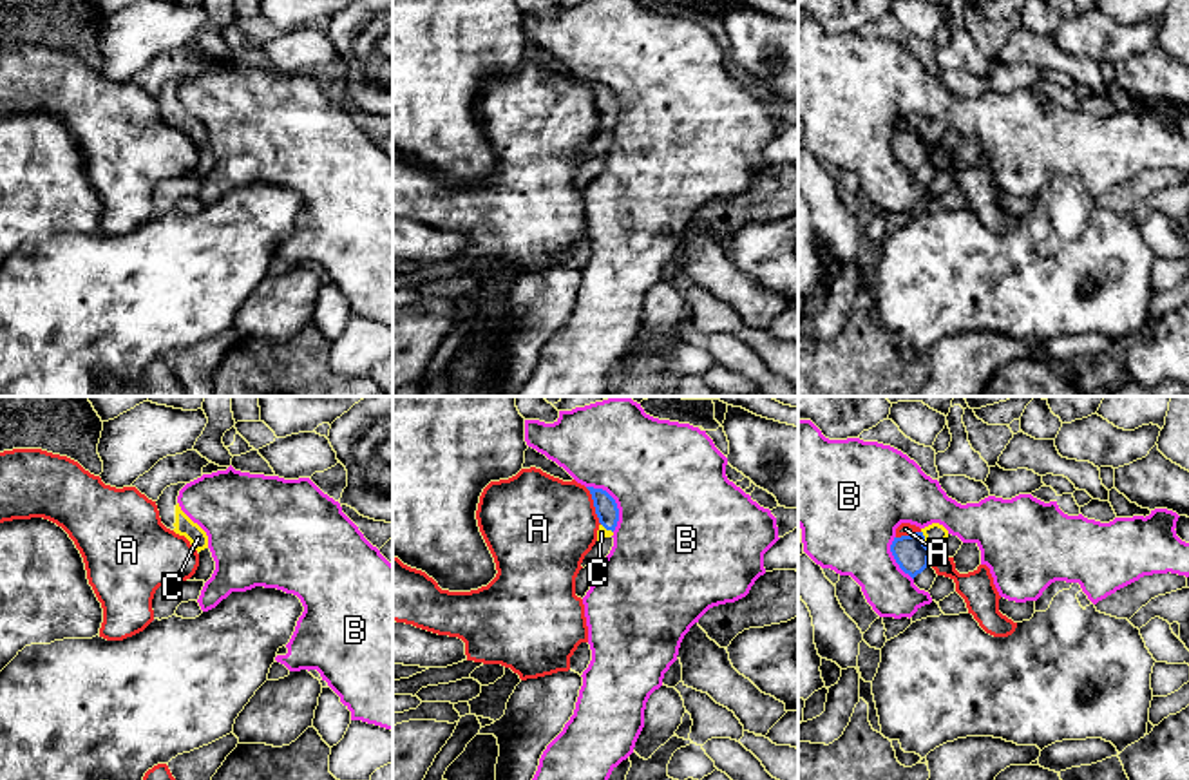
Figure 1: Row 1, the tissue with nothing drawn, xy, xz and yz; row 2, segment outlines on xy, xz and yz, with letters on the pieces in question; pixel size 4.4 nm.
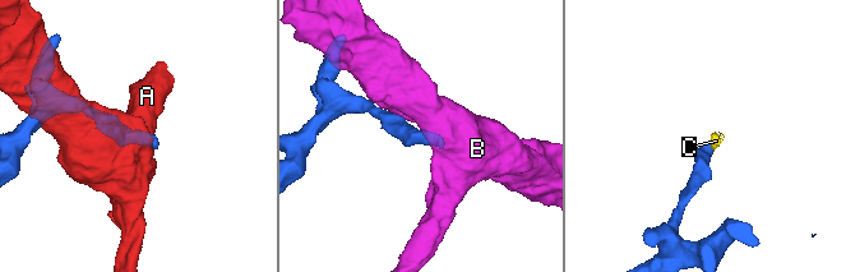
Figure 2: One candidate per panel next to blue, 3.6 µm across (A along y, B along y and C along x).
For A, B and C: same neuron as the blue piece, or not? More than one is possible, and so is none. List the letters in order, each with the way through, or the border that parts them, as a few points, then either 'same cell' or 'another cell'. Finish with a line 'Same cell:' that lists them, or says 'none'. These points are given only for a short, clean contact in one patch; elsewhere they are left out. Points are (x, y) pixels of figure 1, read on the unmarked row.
A: another cell
B: border xz (587, 80), (603, 84), (614, 95), (618, 104), (614, 125); another cell
C: way yz (911, 147), (923, 136), (934, 129); same cell
Same cell: C

